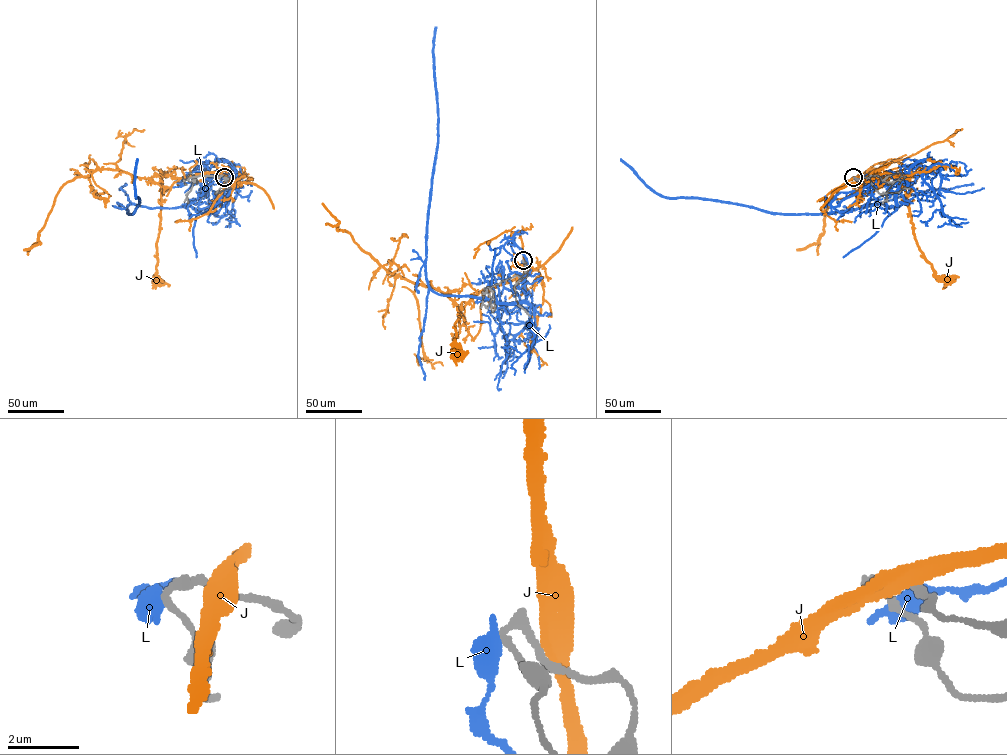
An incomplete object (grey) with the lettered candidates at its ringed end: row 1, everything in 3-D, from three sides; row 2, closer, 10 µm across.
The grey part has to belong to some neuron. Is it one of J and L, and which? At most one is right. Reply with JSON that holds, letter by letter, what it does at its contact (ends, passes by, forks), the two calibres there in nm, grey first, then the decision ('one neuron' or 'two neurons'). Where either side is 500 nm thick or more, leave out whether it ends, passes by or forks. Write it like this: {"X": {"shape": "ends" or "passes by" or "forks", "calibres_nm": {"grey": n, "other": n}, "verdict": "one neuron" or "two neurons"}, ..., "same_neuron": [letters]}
{"J": {"shape": "passes by", "calibres_nm": {"grey": 220, "other": 400}, "verdict": "two neurons"}, "L": {"calibres_nm": {"grey": 200, "other": 650}, "verdict": "two neurons"}, "same_neuron": []}

